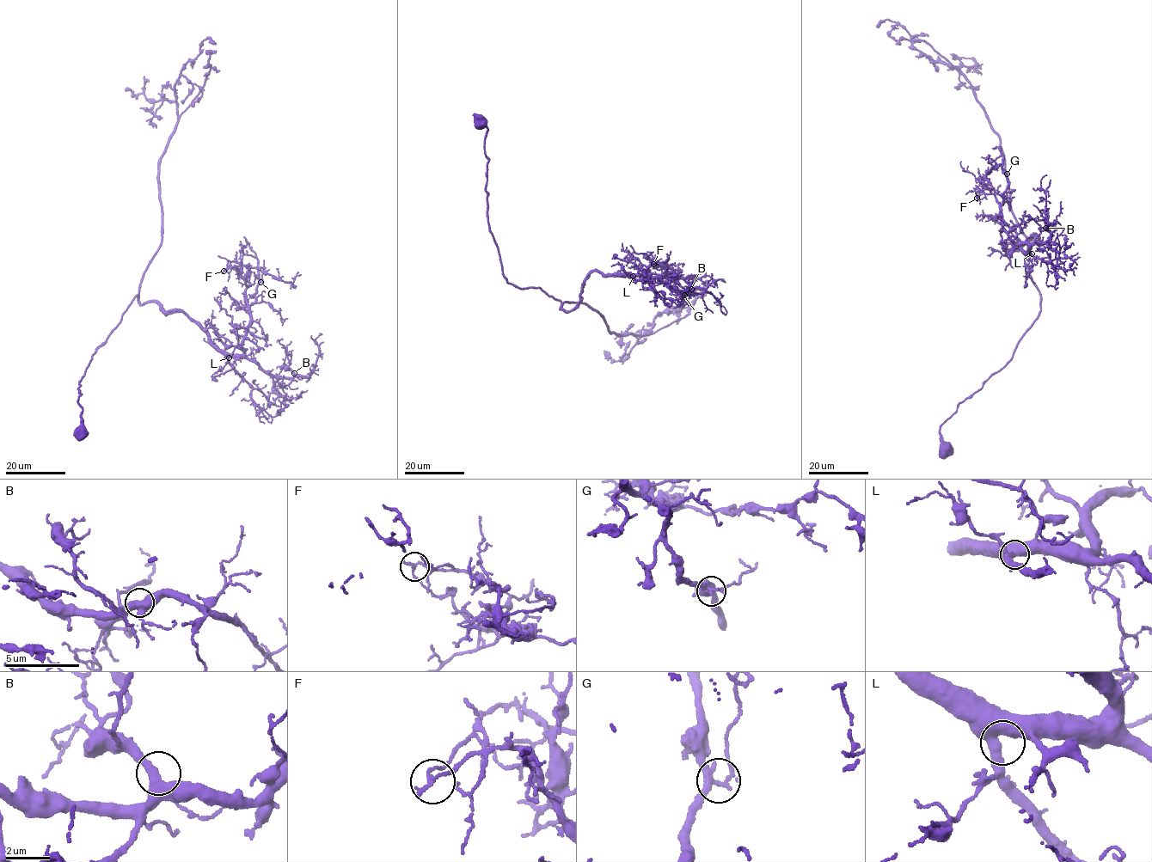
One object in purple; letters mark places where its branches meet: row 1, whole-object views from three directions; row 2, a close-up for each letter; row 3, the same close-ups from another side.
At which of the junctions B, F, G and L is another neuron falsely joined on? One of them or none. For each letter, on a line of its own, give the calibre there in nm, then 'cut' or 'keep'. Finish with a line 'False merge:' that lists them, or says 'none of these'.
B: 440 nm | keep
F: 170 nm | cut
G: 280 nm | keep
L: 440 nm | keep
False merge: F

